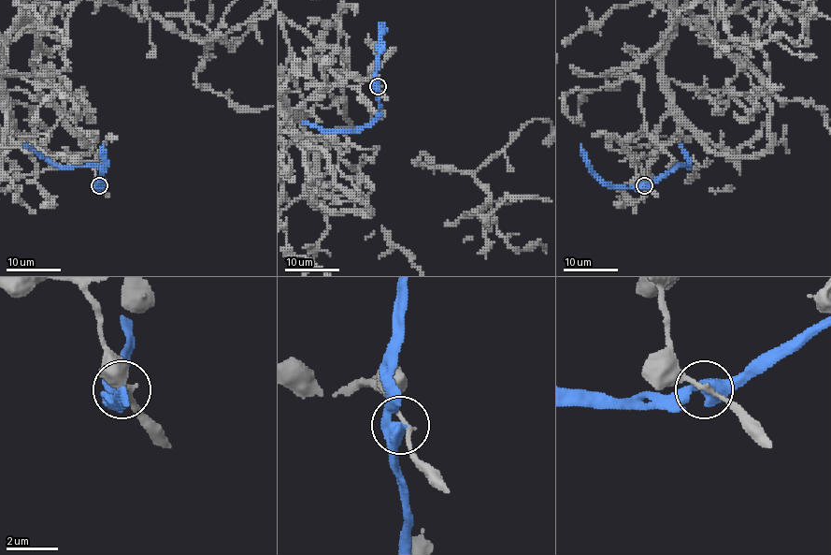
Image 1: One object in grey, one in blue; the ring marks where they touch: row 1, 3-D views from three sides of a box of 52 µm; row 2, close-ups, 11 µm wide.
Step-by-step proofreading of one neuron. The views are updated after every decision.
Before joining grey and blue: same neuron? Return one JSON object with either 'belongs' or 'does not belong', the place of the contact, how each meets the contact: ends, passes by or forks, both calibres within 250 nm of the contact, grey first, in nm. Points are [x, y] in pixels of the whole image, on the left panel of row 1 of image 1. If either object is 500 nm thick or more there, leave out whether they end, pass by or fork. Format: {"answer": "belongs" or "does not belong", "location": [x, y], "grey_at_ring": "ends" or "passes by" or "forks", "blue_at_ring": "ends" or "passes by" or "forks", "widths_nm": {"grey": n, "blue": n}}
{"answer": "belongs", "location": [99, 185], "grey_at_ring": "passes by", "blue_at_ring": "passes by", "widths_nm": {"grey": 160, "blue": 460}}

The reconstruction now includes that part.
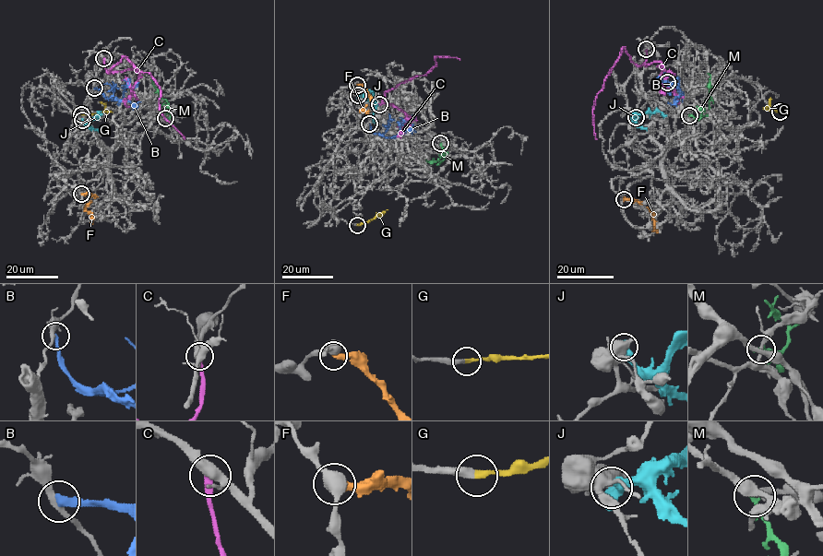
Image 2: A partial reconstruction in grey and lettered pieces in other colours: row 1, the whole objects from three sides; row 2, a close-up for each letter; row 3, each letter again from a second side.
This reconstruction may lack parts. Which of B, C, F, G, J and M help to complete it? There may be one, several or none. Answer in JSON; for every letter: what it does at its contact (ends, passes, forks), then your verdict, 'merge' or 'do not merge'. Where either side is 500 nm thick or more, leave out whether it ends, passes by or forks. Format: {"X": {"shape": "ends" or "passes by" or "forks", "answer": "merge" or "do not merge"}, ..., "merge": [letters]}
{"B": {"shape": "ends", "answer": "do not merge"}, "C": {"shape": "ends", "answer": "do not merge"}, "F": {"shape": "ends", "answer": "do not merge"}, "G": {"shape": "ends", "answer": "merge"}, "J": {"answer": "do not merge"}, "M": {"shape": "ends", "answer": "do not merge"}, "merge": ["G"]}

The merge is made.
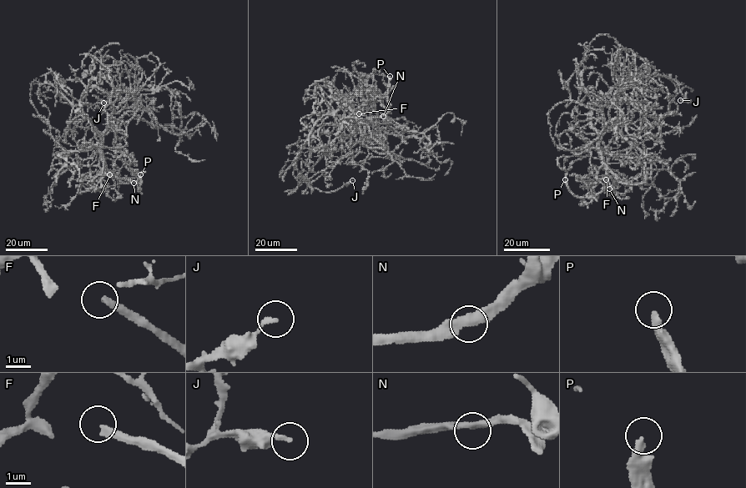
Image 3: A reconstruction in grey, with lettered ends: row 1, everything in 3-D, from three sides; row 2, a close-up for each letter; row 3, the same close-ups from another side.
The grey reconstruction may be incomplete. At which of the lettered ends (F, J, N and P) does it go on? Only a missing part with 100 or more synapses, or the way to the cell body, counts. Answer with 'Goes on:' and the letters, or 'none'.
Goes on: P

